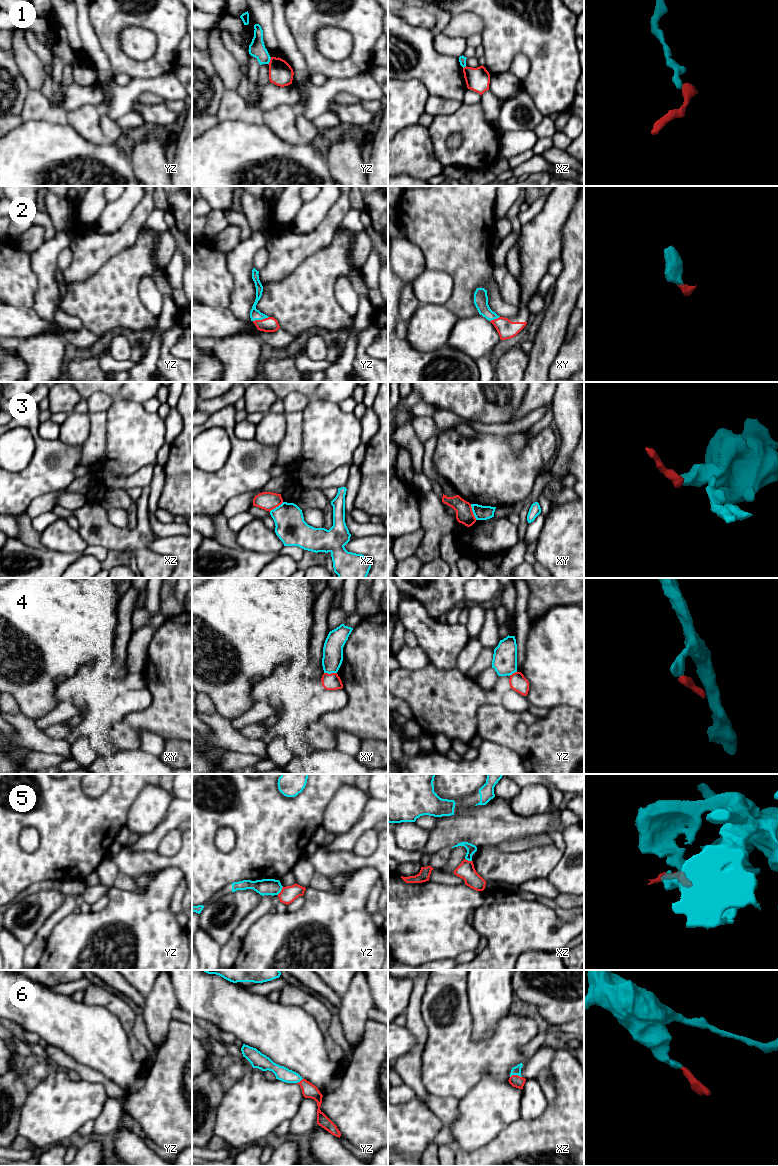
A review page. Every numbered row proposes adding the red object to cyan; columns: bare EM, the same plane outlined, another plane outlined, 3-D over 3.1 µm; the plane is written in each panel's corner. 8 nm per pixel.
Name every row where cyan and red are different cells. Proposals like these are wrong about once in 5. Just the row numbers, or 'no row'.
1, 3, 4, 5

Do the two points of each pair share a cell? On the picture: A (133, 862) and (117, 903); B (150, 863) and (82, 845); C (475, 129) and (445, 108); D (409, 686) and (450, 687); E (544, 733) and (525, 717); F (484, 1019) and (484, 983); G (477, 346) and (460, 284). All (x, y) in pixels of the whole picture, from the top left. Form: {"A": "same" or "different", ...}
{"A": "different", "B": "different", "C": "different", "D": "same", "E": "different", "F": "same", "G": "different"}

